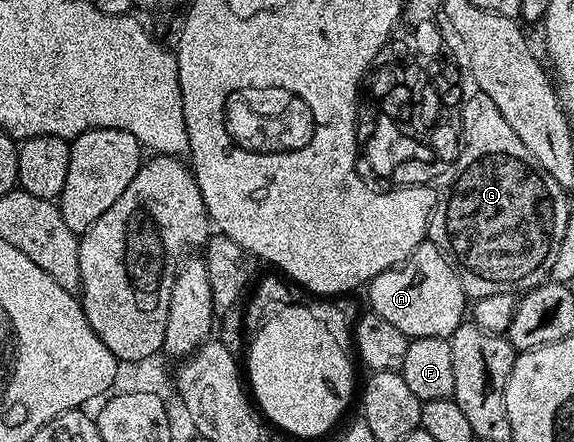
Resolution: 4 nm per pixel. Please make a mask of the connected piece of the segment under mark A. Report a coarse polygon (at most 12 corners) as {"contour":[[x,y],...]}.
{"contour":[[432,240],[367,283],[372,313],[411,340],[449,338],[463,284]]}

